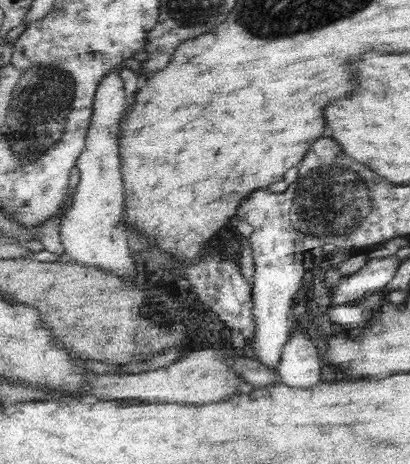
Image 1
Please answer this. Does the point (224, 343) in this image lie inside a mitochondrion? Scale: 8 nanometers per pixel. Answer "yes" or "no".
no

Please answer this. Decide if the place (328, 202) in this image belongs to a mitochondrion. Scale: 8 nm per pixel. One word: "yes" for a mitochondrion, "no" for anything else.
yes

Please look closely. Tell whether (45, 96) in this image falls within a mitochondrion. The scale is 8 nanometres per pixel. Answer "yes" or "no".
yes

